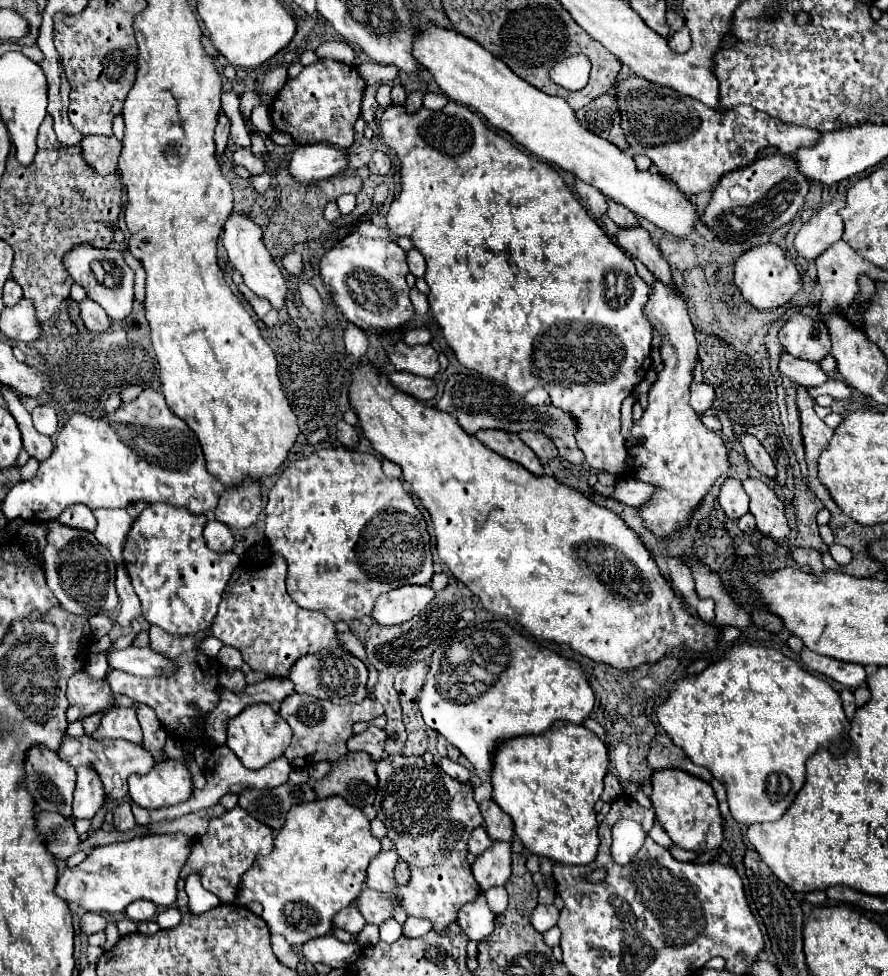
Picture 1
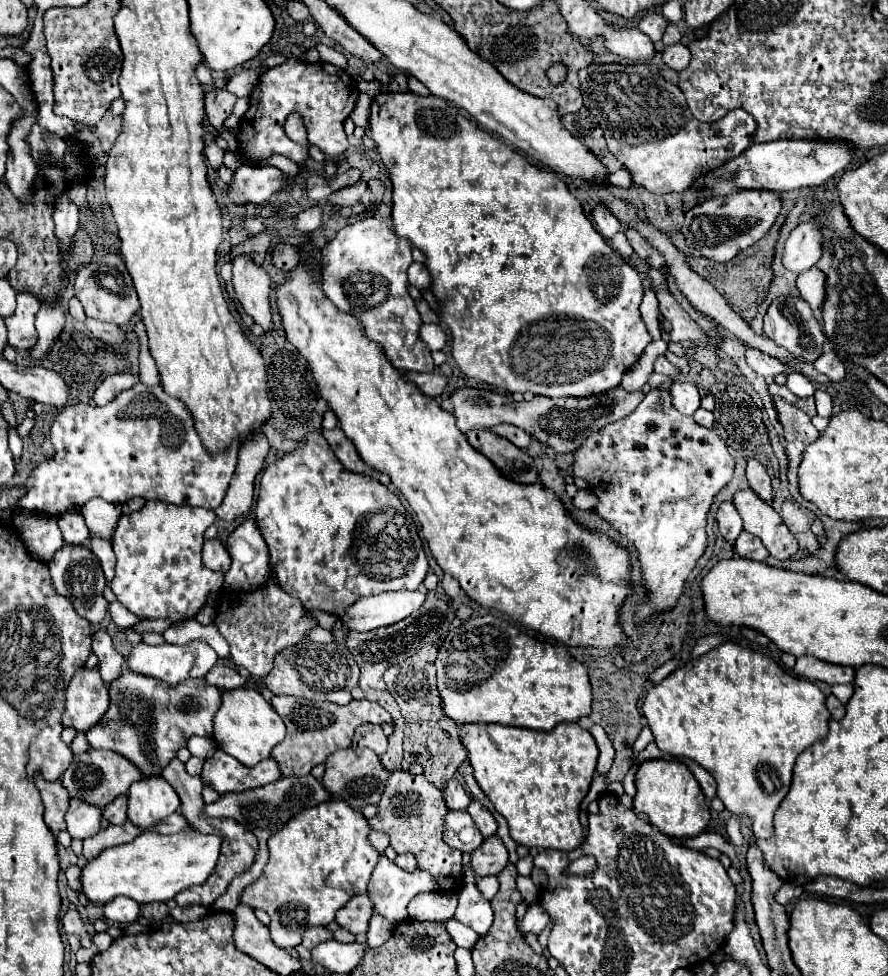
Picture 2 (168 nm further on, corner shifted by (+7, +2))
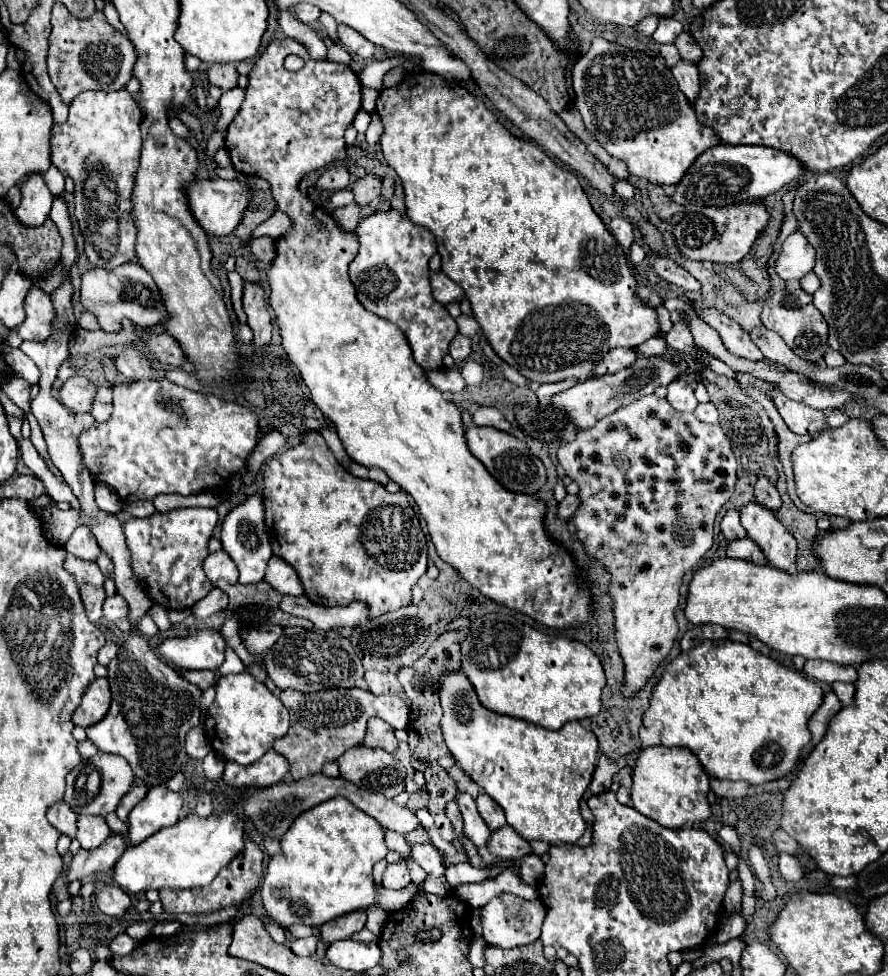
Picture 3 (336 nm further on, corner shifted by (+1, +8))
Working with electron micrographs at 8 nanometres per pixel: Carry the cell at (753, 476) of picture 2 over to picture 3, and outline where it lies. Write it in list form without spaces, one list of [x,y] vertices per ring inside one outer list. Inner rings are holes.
[[[759,475],[757,483],[755,483],[755,501],[773,511],[777,511],[781,507],[781,495],[779,495],[777,487],[765,475]]]

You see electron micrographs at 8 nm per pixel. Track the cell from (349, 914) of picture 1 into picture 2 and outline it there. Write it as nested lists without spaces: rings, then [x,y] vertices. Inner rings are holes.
[[[313,927],[313,929],[309,929],[309,931],[303,933],[303,947],[313,949],[315,945],[319,945],[321,941],[327,941],[327,939],[331,939],[331,937],[333,937],[333,935],[331,935],[325,927]]]

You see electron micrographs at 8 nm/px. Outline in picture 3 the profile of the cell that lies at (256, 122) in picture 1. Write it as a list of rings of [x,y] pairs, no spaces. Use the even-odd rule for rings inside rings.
[[[235,87],[235,89],[223,93],[223,97],[219,99],[221,117],[219,117],[219,121],[217,121],[217,131],[223,131],[223,133],[227,131],[229,123],[231,123],[233,117],[239,113],[243,101],[245,101],[245,91],[239,89],[239,87]]]

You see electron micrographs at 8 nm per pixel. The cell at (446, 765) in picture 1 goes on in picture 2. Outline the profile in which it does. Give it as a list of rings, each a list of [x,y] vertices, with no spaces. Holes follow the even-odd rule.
[[[451,779],[449,783],[447,783],[447,787],[445,787],[445,803],[447,803],[447,807],[451,809],[451,811],[465,811],[467,809],[467,805],[469,805],[469,801],[471,801],[471,797],[469,797],[469,793],[463,789],[463,785],[461,783],[457,783],[455,779]]]

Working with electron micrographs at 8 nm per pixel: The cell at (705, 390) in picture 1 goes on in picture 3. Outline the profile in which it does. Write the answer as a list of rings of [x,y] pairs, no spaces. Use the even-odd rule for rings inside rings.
[[[679,379],[679,381],[671,381],[671,385],[667,387],[667,401],[683,413],[695,411],[695,407],[699,405],[699,401],[695,399],[695,389],[689,381]]]

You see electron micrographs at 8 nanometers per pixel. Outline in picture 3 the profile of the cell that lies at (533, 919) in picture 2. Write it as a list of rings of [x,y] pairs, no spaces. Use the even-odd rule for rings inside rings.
[[[503,893],[503,895],[497,895],[493,897],[487,905],[483,907],[475,907],[471,909],[473,915],[479,917],[481,921],[481,927],[483,927],[483,939],[491,945],[499,945],[499,947],[517,947],[517,945],[529,945],[533,943],[535,939],[539,939],[541,935],[541,925],[545,921],[545,915],[547,915],[547,909],[545,905],[541,903],[541,899],[535,899],[535,901],[527,901],[527,899],[521,899],[517,895],[511,895],[511,893]]]

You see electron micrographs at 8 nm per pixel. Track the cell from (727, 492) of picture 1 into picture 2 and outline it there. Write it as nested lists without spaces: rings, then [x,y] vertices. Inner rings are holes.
[[[731,501],[721,503],[721,507],[717,511],[717,527],[719,527],[719,533],[723,535],[723,539],[729,543],[735,543],[735,539],[743,531],[741,517],[737,515],[737,509],[731,505]]]

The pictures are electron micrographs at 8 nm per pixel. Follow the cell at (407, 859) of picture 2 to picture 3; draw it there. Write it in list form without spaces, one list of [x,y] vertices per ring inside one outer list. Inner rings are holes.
[[[417,843],[411,847],[411,859],[421,865],[429,875],[441,877],[445,873],[445,867],[441,863],[441,857],[437,853],[437,849],[429,843]]]

